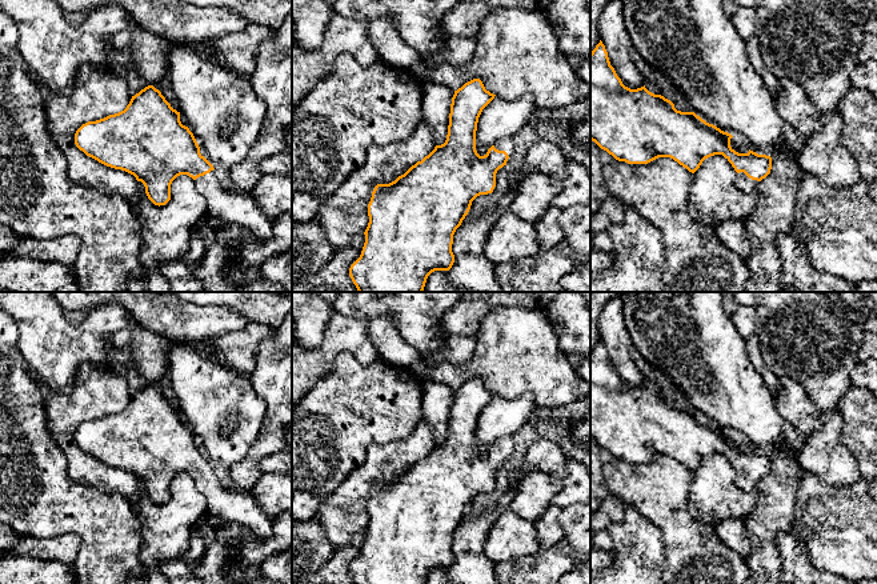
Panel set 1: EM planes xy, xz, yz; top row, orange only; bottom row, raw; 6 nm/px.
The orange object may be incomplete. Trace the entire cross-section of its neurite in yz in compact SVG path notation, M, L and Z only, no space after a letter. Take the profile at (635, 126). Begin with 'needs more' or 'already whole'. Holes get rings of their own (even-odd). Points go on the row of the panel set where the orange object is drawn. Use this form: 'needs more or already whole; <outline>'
needs more; M601 40L590 52L590 140L616 160L648 164L658 157L670 157L694 173L705 159L722 155L737 172L737 187L742 192L753 192L770 173L772 157L750 149L738 153L730 147L732 137L694 112L677 111L670 100L649 92L645 85L637 89L625 87L610 65Z

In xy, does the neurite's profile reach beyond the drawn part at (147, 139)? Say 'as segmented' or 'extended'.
extended

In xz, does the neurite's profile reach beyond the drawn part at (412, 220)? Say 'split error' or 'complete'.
split error

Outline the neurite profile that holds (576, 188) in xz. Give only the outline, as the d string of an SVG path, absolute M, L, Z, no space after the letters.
M568 160L568 176L562 180L562 189L550 205L562 211L570 205L590 205L590 175L576 160Z

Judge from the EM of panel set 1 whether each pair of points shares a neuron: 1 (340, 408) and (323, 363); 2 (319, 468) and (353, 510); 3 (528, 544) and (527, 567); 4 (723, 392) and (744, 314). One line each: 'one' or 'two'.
1: two
2: two
3: two
4: two

